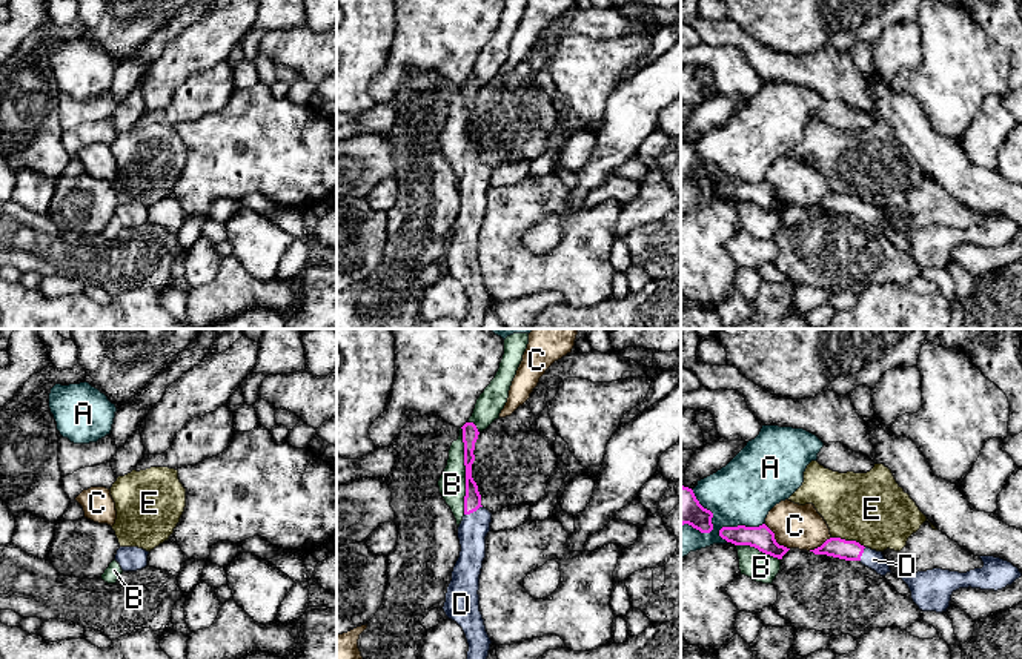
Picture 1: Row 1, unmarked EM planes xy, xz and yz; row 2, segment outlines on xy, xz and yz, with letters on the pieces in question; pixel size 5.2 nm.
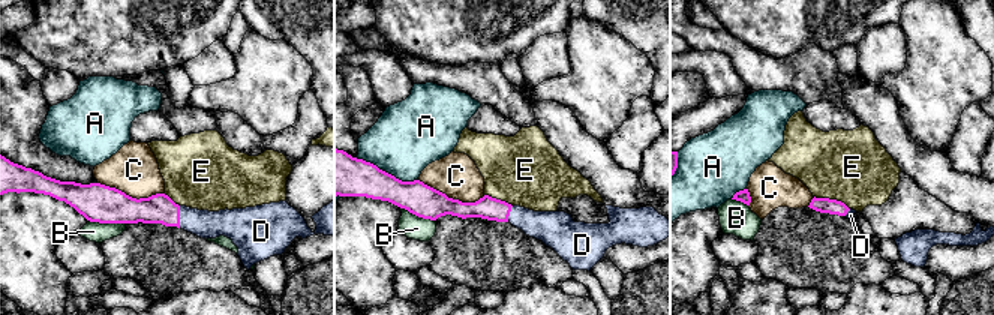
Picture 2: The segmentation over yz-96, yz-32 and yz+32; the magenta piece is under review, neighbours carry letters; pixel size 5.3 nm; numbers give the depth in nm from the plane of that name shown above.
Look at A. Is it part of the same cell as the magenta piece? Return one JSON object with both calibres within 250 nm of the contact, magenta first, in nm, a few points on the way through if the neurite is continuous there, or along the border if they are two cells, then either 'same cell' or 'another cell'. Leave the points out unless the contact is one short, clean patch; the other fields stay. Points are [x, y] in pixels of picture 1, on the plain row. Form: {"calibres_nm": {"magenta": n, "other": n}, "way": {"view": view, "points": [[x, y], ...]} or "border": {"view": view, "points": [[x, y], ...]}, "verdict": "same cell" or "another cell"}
{"calibres_nm": {"magenta": 120, "other": 340}, "verdict": "another cell"}

